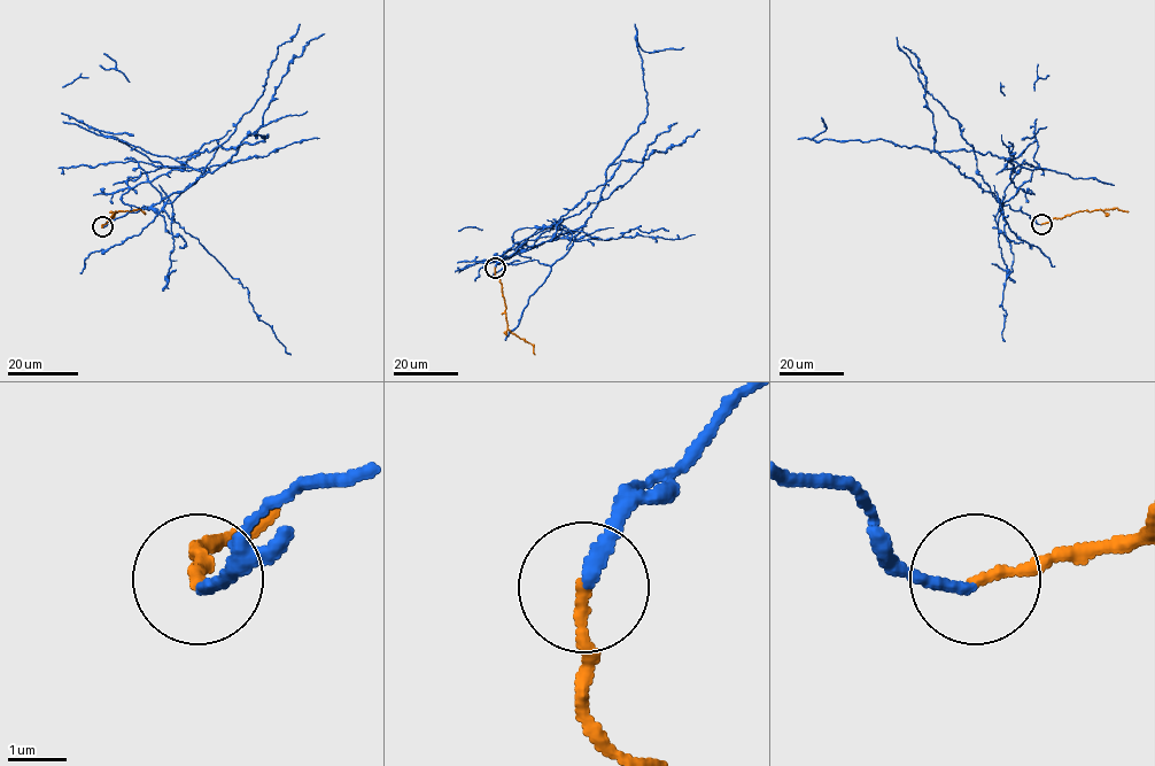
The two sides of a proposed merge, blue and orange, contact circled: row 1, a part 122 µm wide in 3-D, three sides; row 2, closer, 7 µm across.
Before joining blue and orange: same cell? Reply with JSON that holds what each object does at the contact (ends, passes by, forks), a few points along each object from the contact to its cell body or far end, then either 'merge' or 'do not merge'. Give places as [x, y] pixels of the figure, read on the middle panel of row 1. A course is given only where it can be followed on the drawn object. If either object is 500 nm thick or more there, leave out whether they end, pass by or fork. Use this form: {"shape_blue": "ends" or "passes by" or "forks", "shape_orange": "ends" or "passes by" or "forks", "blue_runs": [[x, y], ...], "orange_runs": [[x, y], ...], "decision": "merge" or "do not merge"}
{"shape_blue": "ends", "shape_orange": "ends", "blue_runs": [[495, 268], [539, 229], [559, 223], [601, 200], [606, 169], [648, 113], [635, 39], [645, 52], [684, 47]], "orange_runs": [[495, 268], [505, 306], [508, 327], [531, 343], [535, 355]], "decision": "do not merge"}

